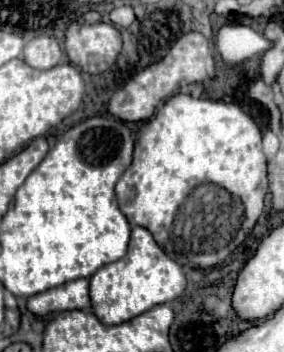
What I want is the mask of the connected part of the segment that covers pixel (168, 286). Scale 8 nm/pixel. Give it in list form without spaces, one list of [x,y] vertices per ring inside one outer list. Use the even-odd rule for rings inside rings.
[[[134,227],[130,235],[128,253],[122,259],[100,267],[90,277],[92,313],[104,325],[120,325],[150,311],[160,303],[176,299],[184,291],[184,287],[186,287],[186,277],[182,273],[182,267],[166,257],[166,253],[156,245],[148,229]]]

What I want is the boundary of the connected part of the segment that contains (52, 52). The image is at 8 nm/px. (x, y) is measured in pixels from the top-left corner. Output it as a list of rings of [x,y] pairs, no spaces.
[[[34,37],[22,53],[24,63],[28,63],[34,69],[52,69],[60,63],[62,51],[54,37]]]

